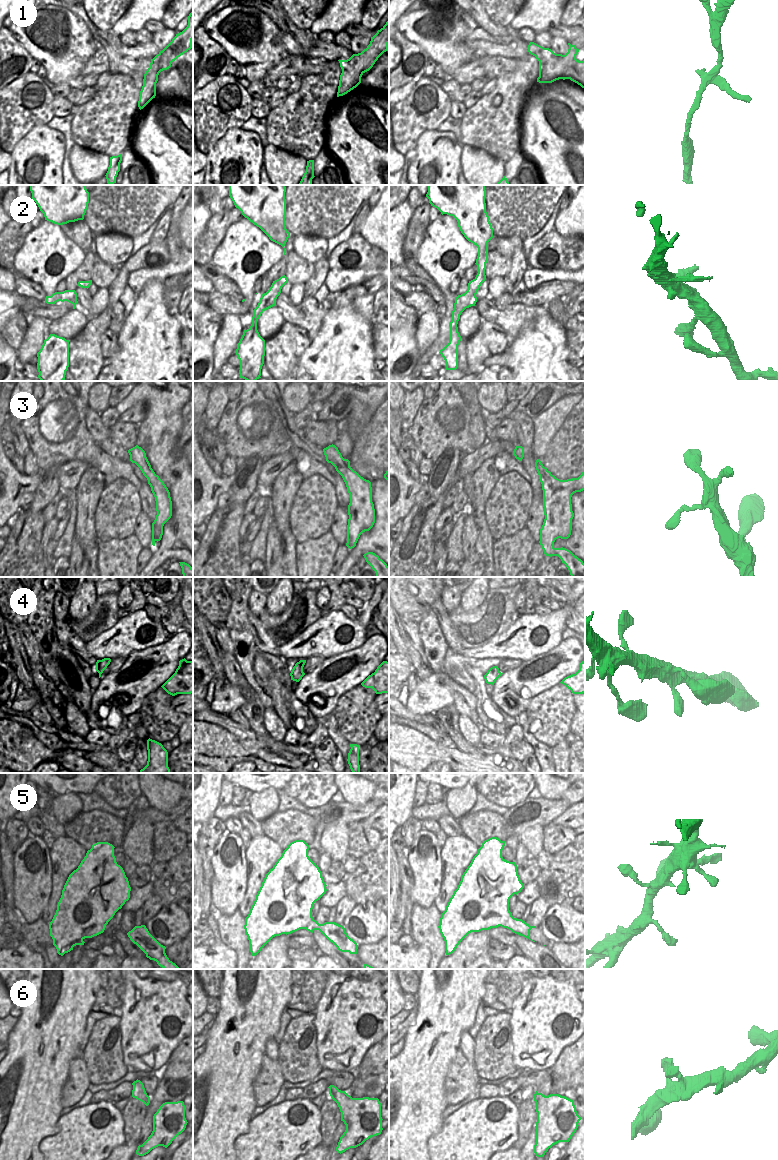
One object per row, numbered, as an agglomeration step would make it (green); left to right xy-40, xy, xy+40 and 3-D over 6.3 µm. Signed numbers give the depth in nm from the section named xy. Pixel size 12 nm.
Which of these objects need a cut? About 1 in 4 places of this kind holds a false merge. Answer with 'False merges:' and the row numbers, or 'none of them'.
False merges: 1

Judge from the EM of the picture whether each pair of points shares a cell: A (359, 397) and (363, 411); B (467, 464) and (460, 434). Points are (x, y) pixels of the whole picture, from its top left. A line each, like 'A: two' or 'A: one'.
A: two
B: two

